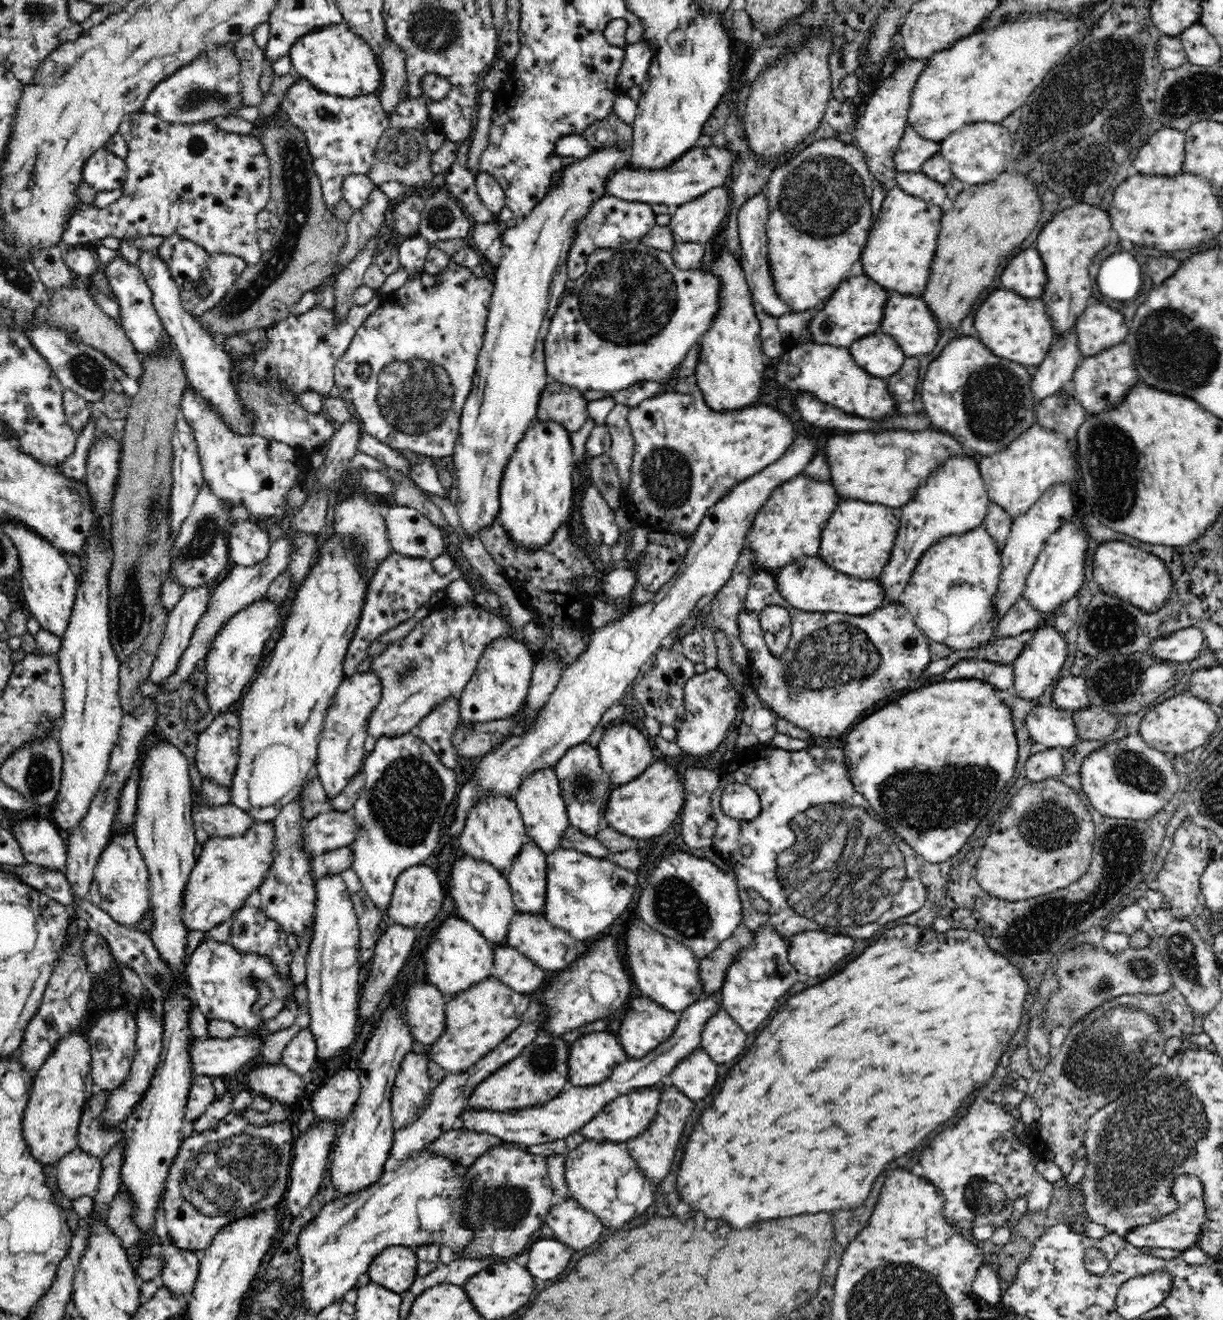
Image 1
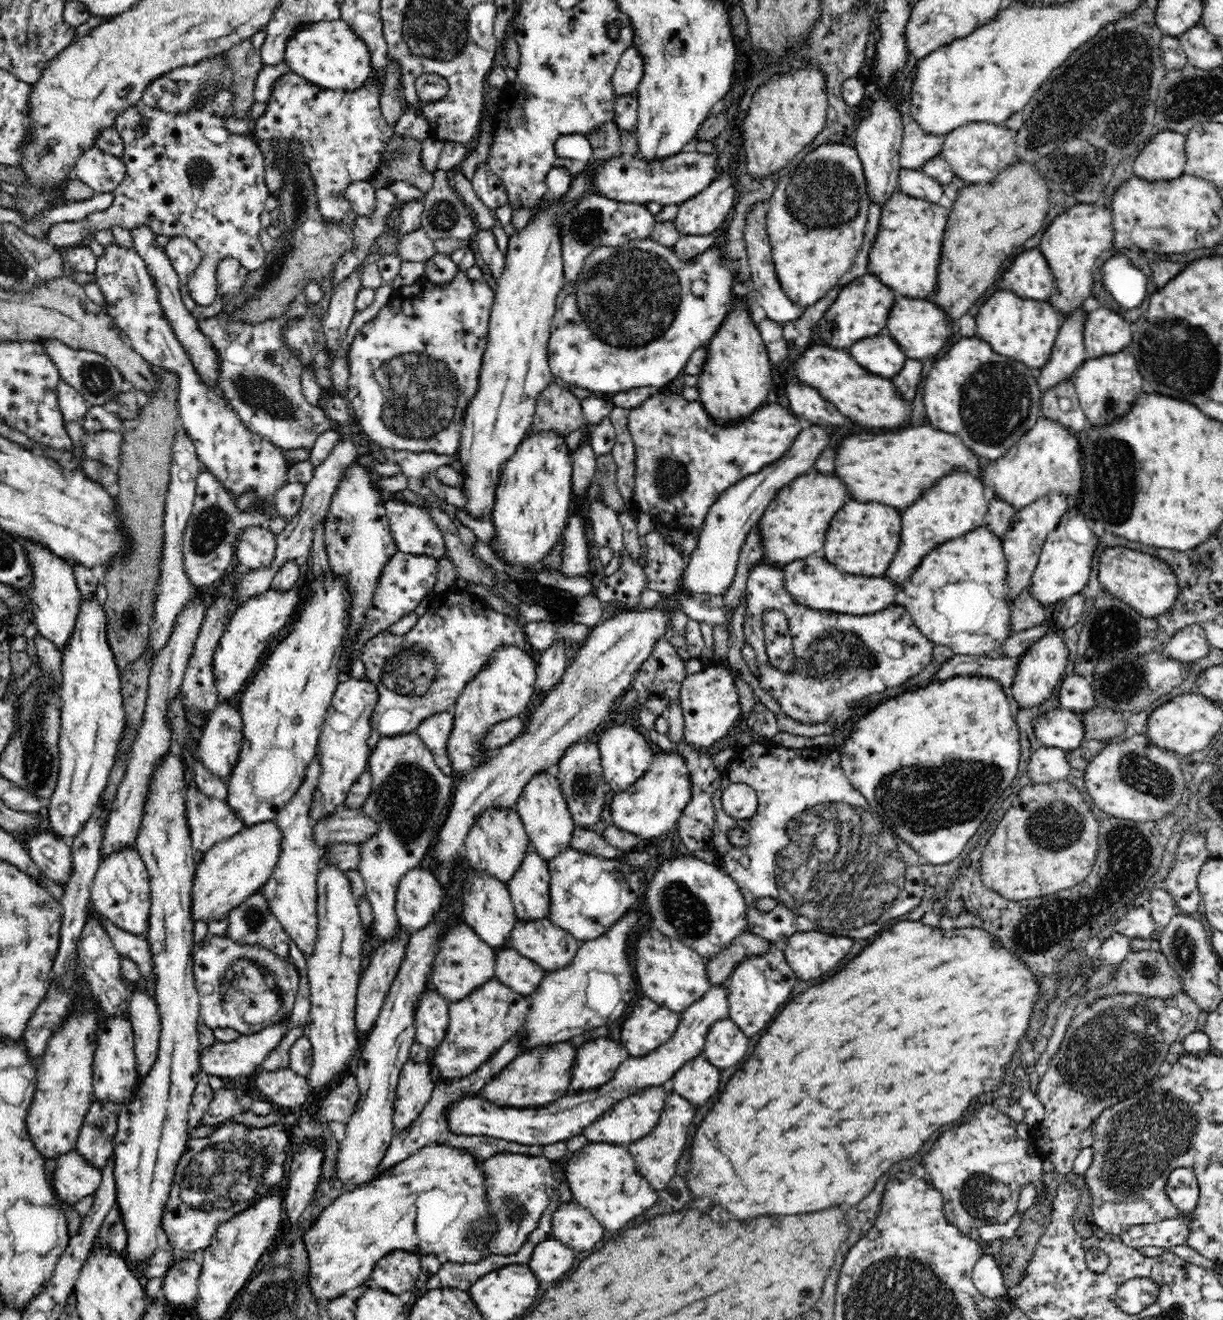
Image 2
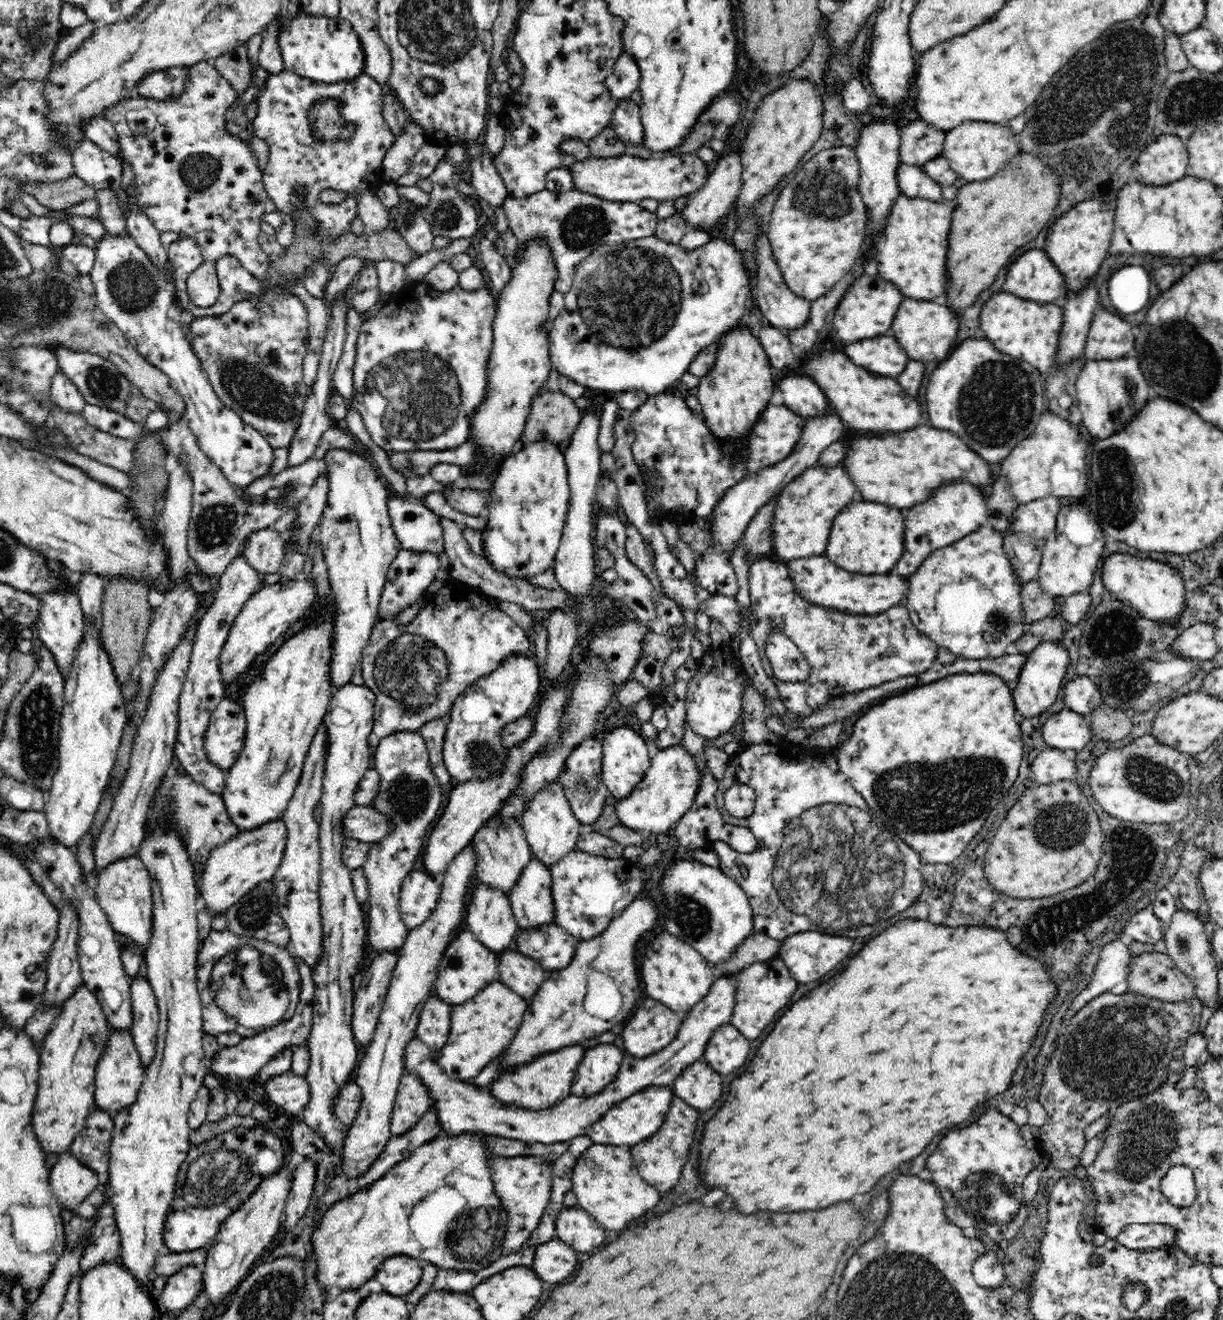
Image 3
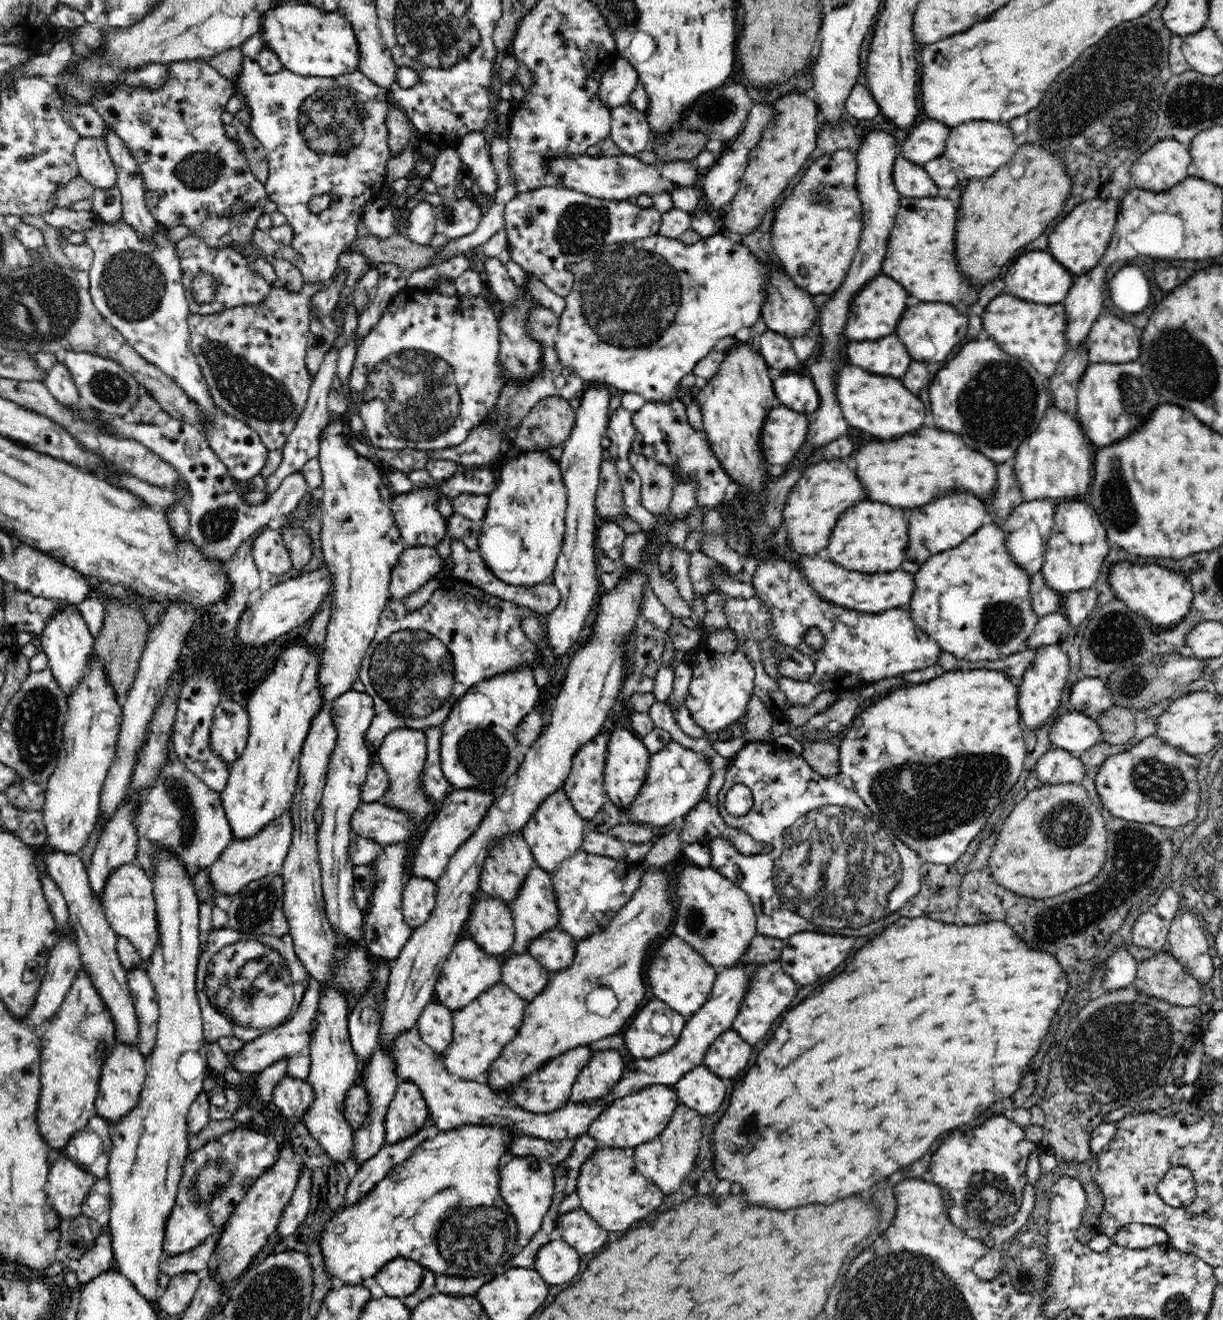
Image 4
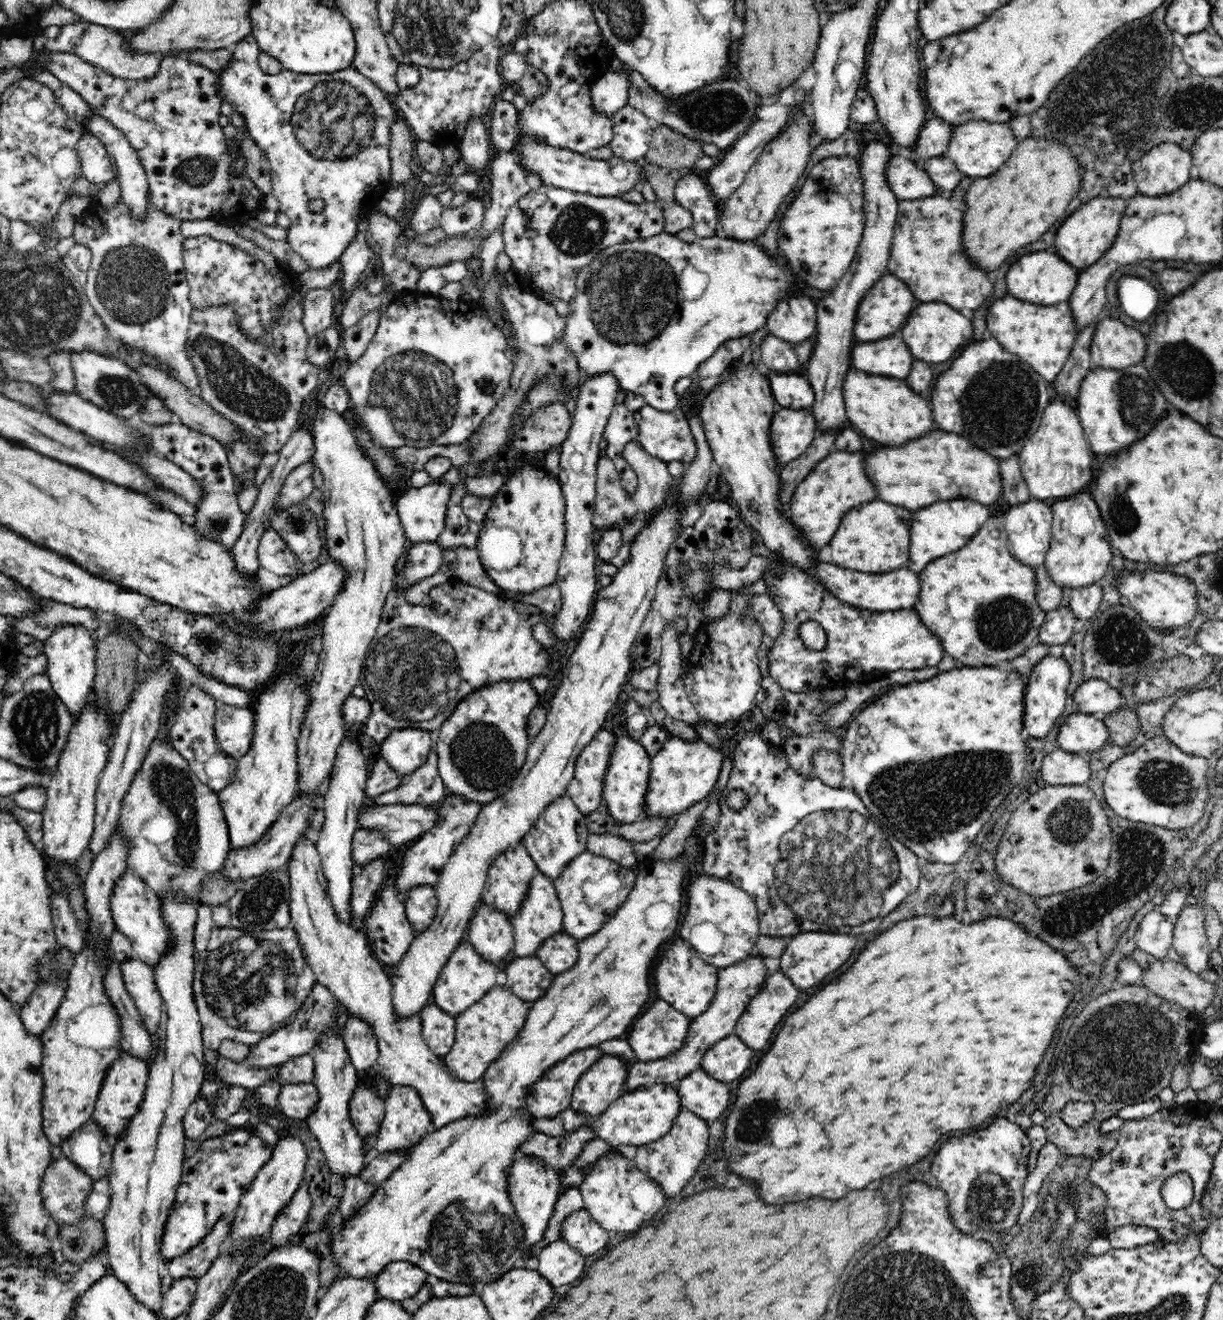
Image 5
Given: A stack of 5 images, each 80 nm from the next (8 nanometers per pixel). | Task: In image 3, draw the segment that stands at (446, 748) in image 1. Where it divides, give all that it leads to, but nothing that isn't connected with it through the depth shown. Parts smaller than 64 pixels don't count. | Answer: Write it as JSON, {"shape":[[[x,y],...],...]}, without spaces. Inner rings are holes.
{"shape":[[[449,715],[430,720],[419,728],[420,734],[425,738],[426,746],[430,755],[431,769],[438,775],[439,782],[442,783],[444,790],[450,789],[451,776],[444,764],[442,749],[446,732],[446,725],[449,721]]]}

